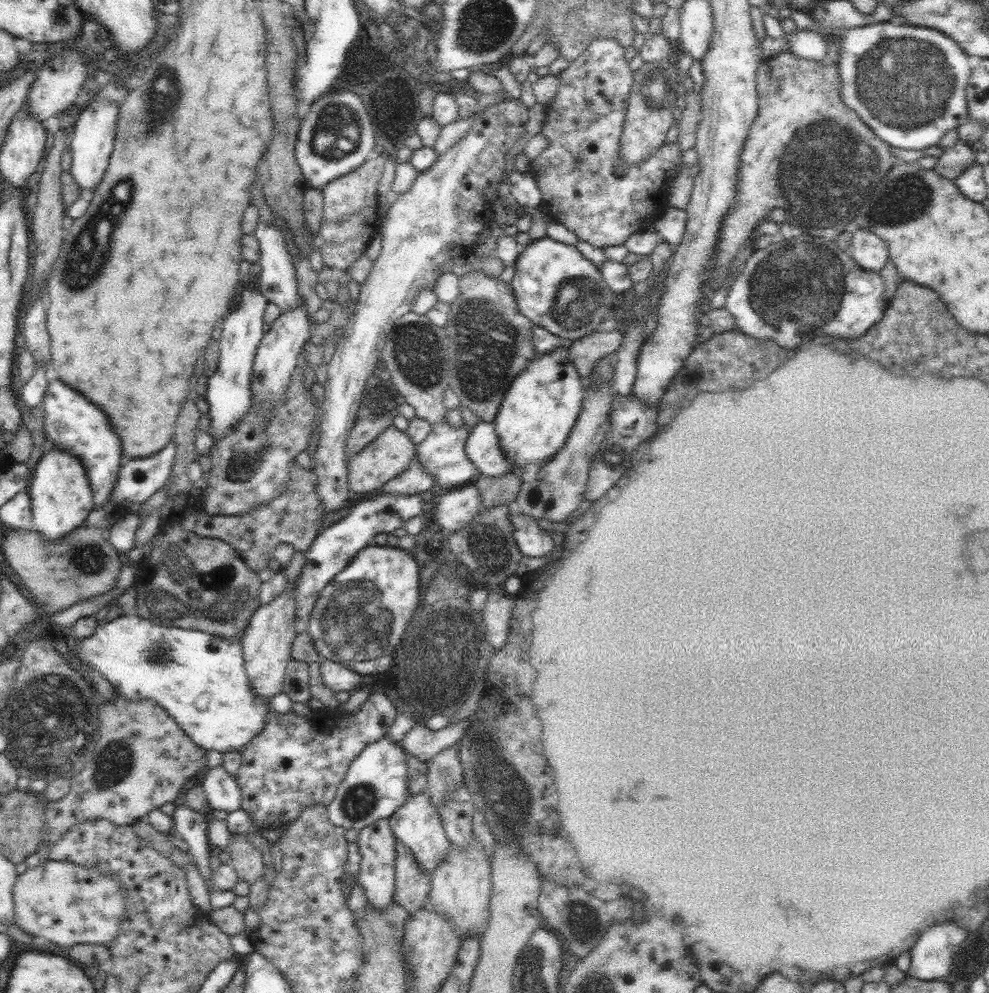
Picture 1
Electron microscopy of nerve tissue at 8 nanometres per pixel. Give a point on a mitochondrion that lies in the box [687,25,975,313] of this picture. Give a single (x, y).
(823, 166)

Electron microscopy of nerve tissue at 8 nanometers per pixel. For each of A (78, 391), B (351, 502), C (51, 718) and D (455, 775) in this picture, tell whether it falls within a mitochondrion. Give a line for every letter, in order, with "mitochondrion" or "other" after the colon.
A: other
B: other
C: mitochondrion
D: mitochondrion

